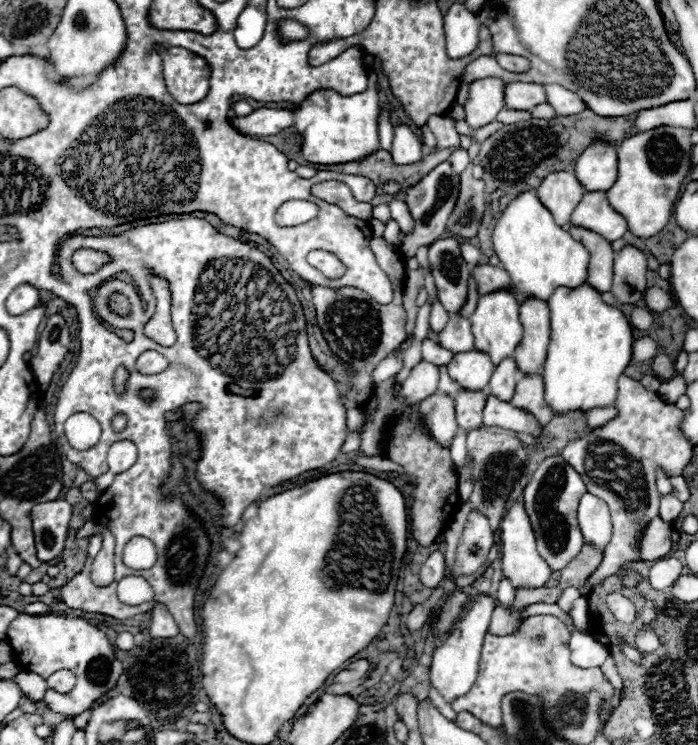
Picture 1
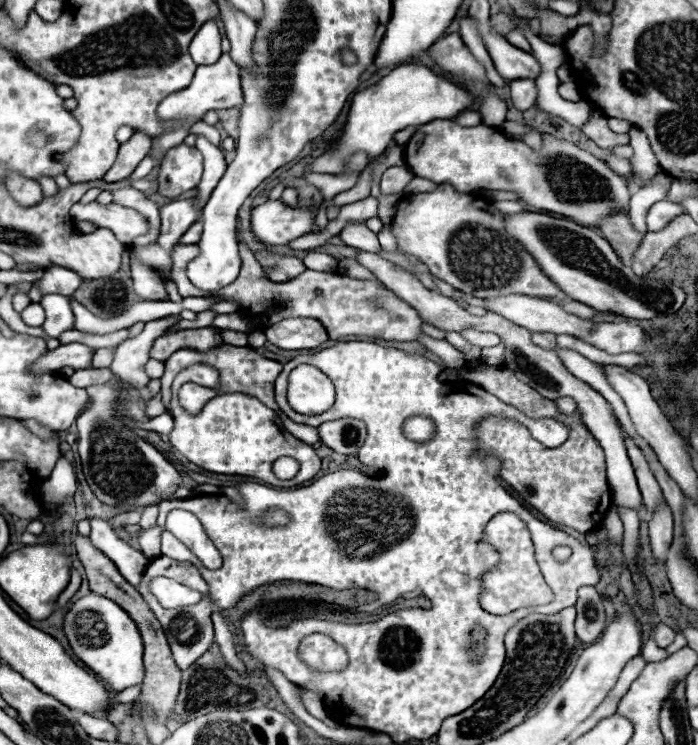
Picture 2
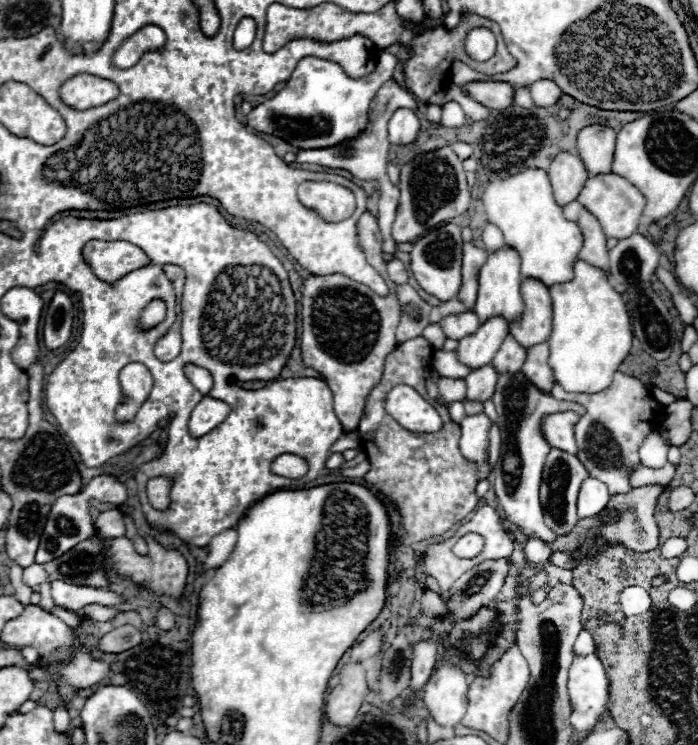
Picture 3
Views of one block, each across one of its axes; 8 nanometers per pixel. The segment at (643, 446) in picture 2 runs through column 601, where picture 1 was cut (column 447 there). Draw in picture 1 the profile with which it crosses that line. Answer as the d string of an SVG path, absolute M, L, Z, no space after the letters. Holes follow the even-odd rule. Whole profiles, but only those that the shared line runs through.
M440 366L440 384L438 384L438 394L450 394L450 396L456 396L460 392L458 388L458 382L454 382L450 376L448 376L448 368L446 366Z

